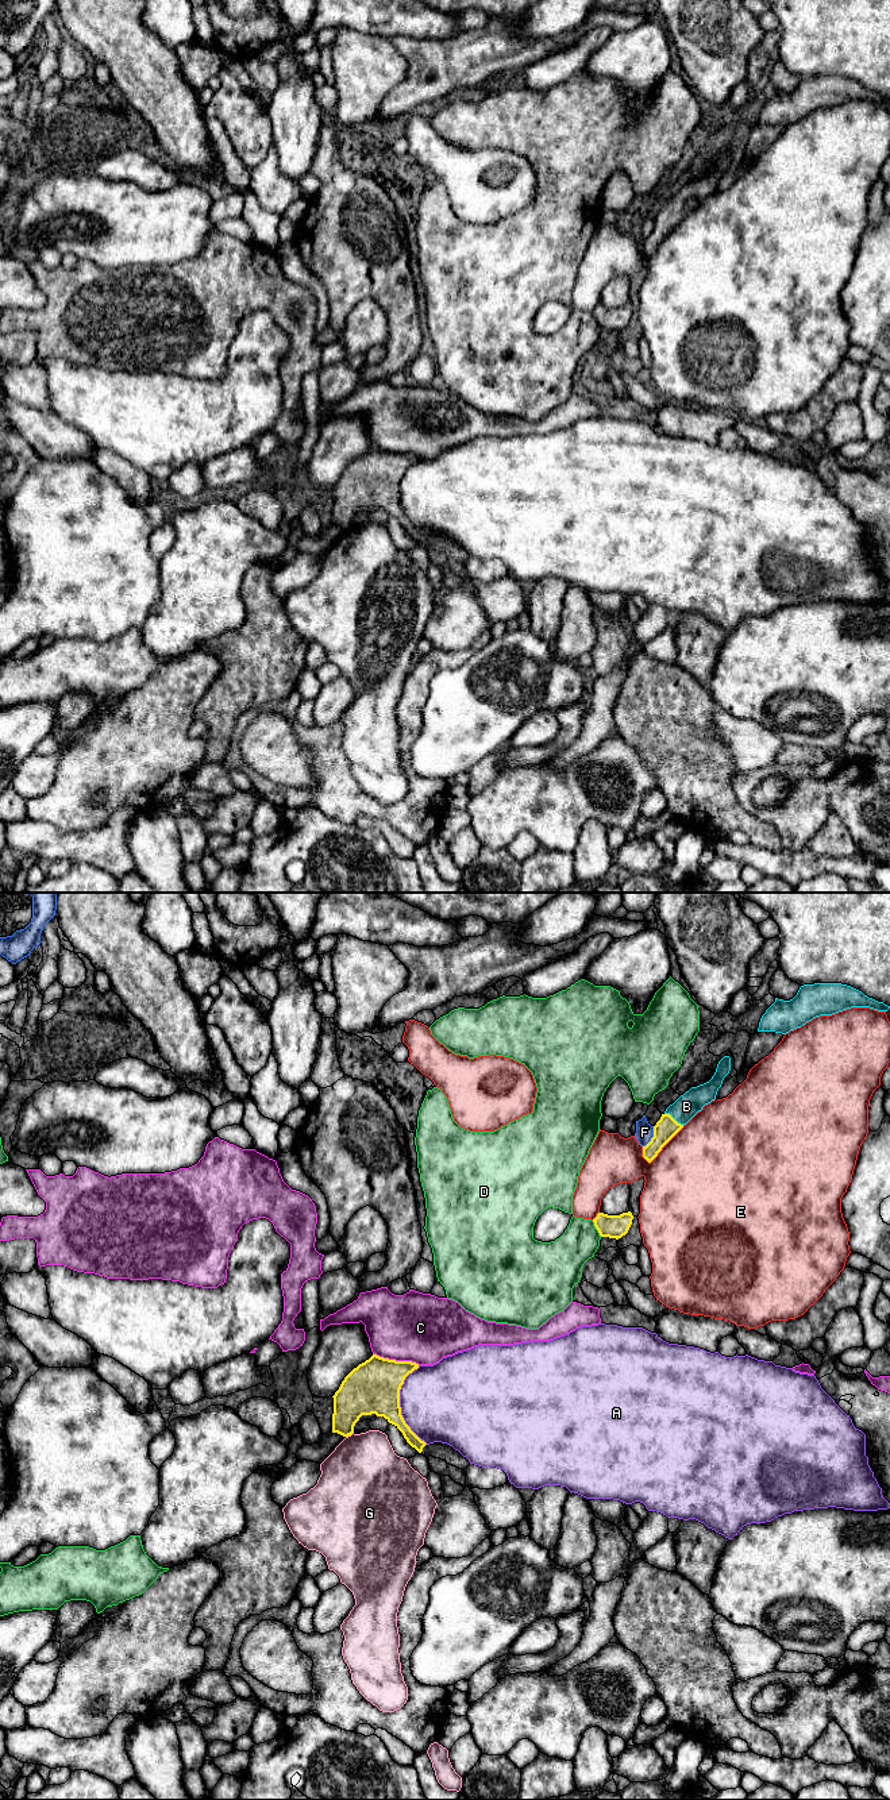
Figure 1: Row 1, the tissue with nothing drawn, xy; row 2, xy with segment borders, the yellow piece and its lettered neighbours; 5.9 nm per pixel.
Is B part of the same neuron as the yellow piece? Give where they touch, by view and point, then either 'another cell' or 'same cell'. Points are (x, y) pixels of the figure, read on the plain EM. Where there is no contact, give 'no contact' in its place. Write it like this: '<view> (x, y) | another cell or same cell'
xy (673, 211) | same cell

